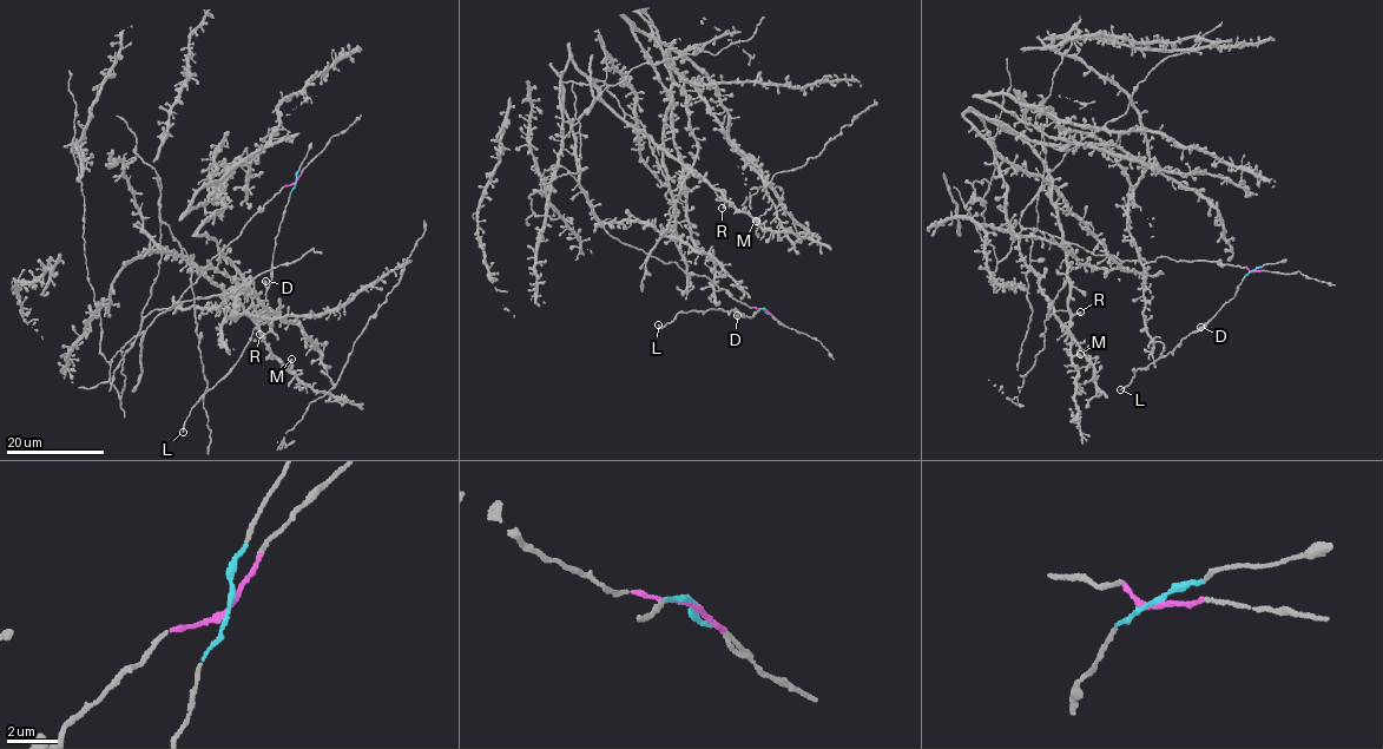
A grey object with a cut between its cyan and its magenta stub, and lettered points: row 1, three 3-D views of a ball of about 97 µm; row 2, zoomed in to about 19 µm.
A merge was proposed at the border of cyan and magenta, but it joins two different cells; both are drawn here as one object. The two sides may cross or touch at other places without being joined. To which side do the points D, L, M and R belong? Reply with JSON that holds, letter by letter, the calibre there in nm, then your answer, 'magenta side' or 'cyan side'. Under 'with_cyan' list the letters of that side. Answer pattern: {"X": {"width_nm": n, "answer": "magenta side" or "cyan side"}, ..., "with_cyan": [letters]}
{"D": {"width_nm": 440, "answer": "cyan side"}, "L": {"width_nm": 110, "answer": "cyan side"}, "M": {"width_nm": 440, "answer": "magenta side"}, "R": {"width_nm": 260, "answer": "magenta side"}, "with_cyan": ["D", "L"]}

